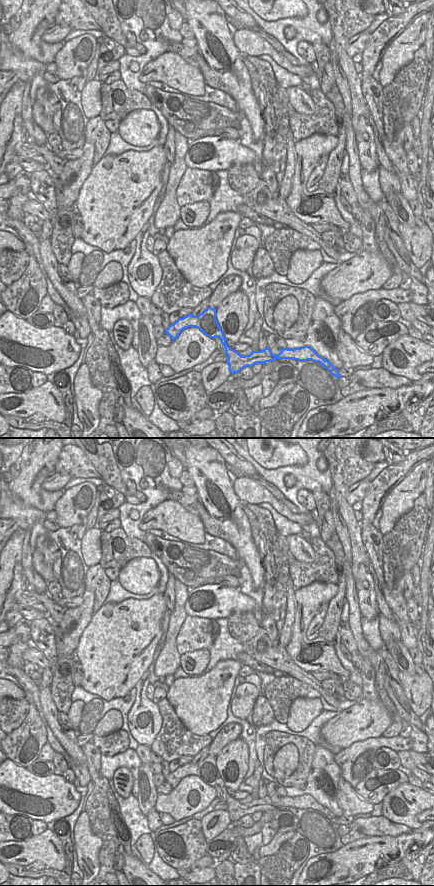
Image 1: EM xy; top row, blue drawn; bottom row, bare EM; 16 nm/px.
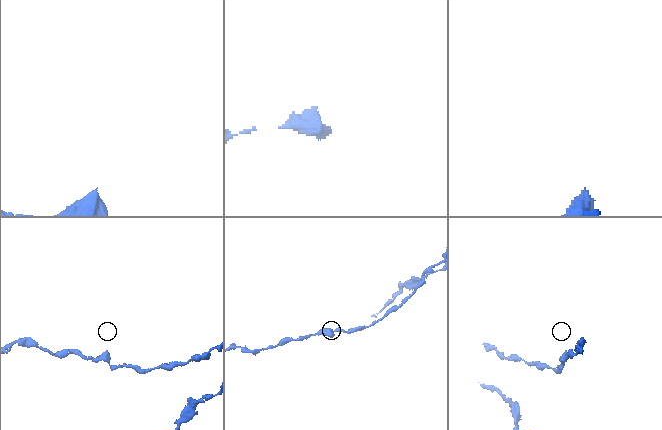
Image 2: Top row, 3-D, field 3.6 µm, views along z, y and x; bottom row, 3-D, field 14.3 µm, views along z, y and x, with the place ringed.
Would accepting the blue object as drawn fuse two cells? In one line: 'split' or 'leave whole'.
leave whole

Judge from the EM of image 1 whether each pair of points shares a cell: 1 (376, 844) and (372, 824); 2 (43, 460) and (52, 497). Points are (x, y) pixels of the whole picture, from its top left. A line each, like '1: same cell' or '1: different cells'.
1: different cells
2: same cell

